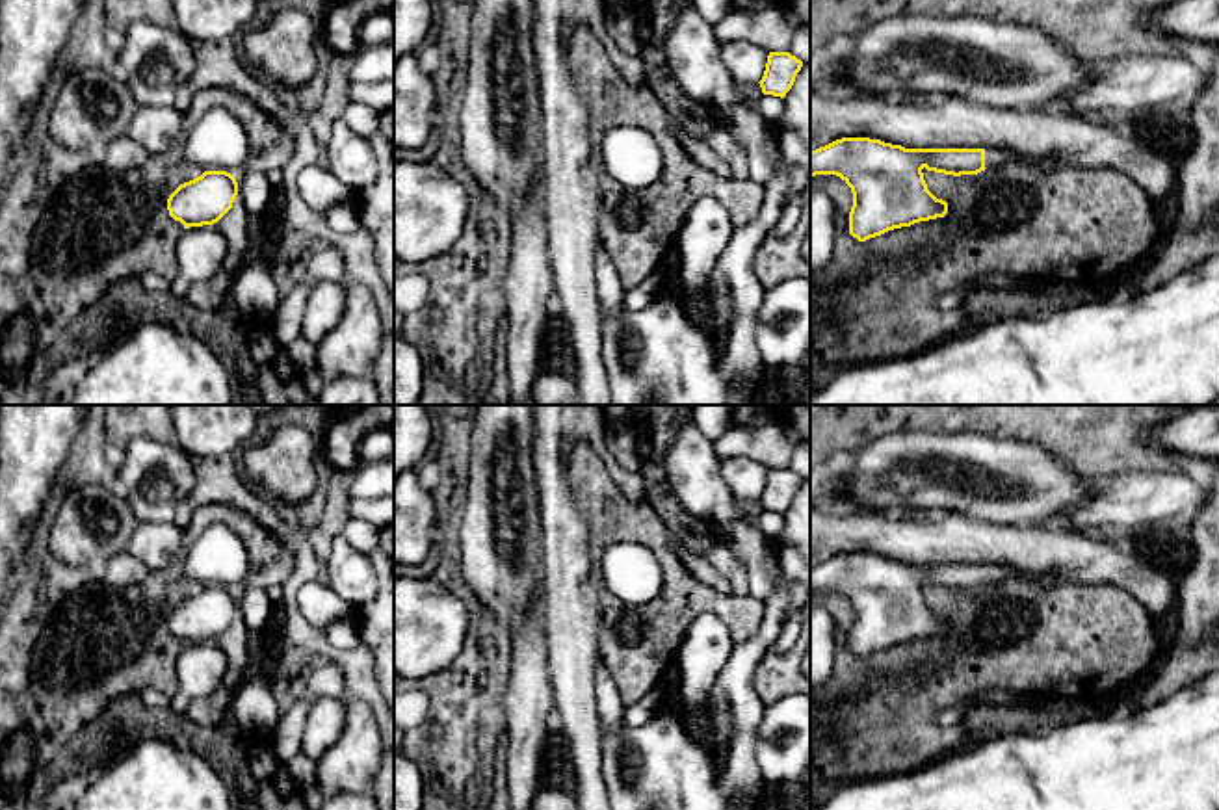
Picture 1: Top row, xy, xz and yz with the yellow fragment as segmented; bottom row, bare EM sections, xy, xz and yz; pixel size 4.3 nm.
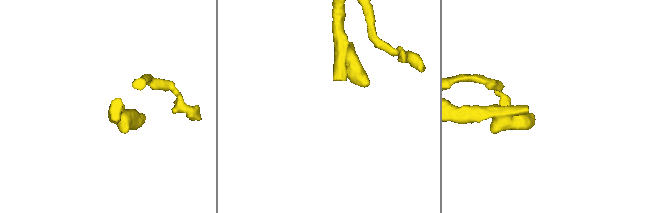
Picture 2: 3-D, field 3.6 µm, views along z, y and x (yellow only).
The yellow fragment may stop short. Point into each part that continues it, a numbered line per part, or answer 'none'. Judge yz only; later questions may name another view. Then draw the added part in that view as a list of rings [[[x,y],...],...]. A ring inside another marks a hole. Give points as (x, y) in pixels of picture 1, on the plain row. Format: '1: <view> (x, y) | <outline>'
1: yz (995, 574) | [[[985,565],[987,585],[1011,585],[1016,580],[1041,583],[1044,587],[1055,587],[1050,578],[1033,578],[1028,572],[1022,572],[1007,565]]]

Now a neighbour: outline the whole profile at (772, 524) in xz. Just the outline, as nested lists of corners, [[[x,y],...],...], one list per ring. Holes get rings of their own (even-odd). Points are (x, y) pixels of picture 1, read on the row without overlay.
[[[762,511],[754,522],[771,539],[777,539],[784,529],[784,516],[780,513]]]

